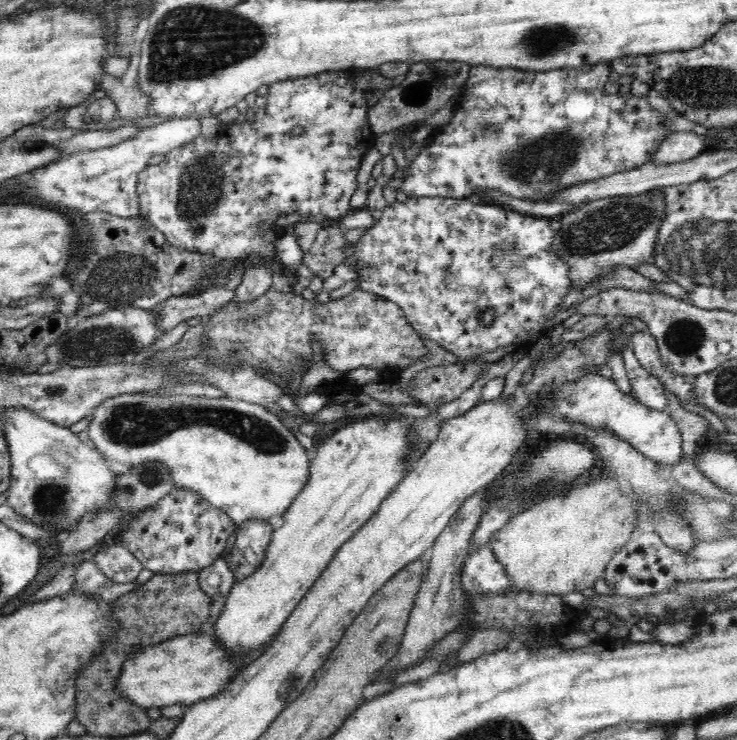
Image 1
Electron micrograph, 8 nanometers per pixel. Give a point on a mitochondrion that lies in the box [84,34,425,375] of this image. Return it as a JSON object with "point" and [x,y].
{"point":[205,182]}

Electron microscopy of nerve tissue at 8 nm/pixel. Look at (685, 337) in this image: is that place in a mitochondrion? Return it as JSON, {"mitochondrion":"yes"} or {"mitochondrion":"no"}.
{"mitochondrion":"yes"}

